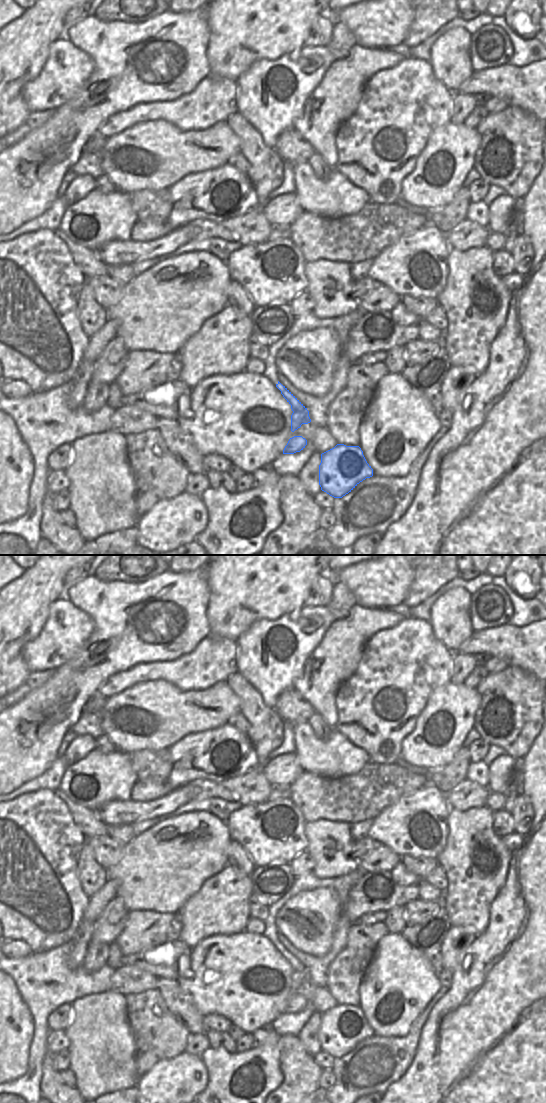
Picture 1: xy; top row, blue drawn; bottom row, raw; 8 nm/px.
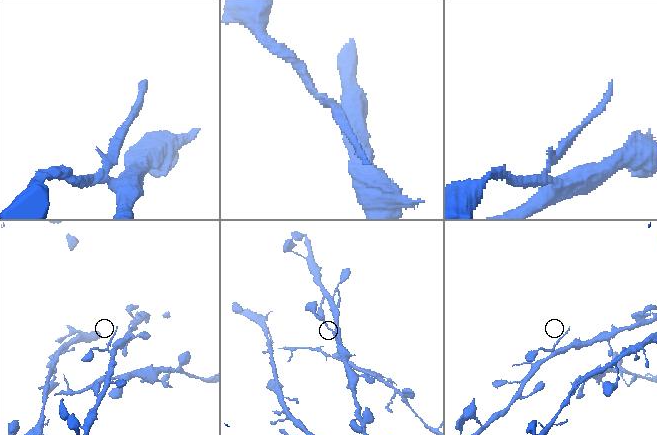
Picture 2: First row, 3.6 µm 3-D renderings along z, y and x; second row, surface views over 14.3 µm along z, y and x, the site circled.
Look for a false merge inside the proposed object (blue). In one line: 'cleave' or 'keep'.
cleave

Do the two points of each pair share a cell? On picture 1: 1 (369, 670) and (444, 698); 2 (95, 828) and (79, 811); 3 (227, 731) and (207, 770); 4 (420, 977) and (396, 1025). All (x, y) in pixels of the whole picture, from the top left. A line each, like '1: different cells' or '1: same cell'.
1: different cells
2: same cell
3: same cell
4: same cell

